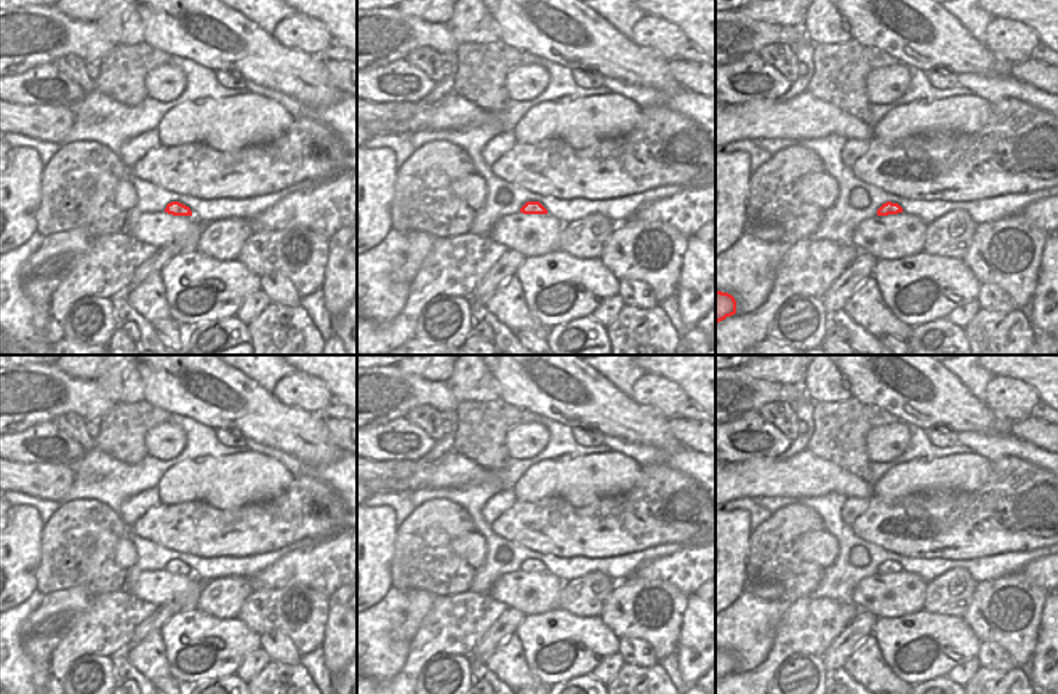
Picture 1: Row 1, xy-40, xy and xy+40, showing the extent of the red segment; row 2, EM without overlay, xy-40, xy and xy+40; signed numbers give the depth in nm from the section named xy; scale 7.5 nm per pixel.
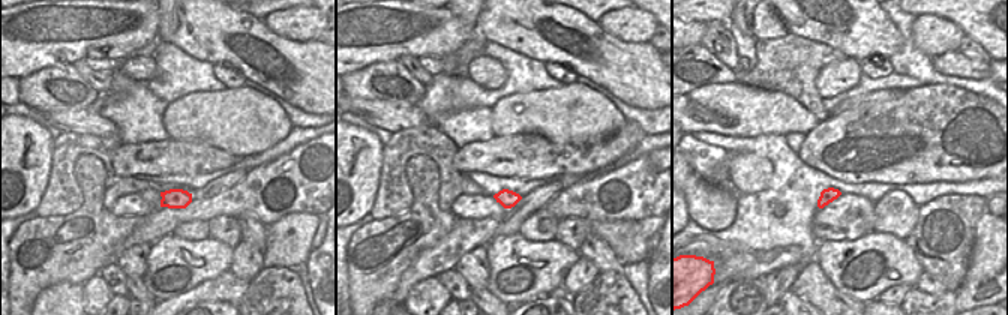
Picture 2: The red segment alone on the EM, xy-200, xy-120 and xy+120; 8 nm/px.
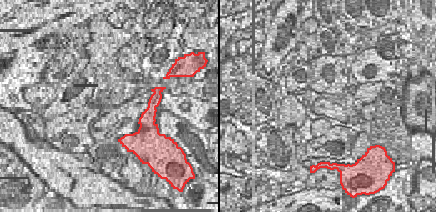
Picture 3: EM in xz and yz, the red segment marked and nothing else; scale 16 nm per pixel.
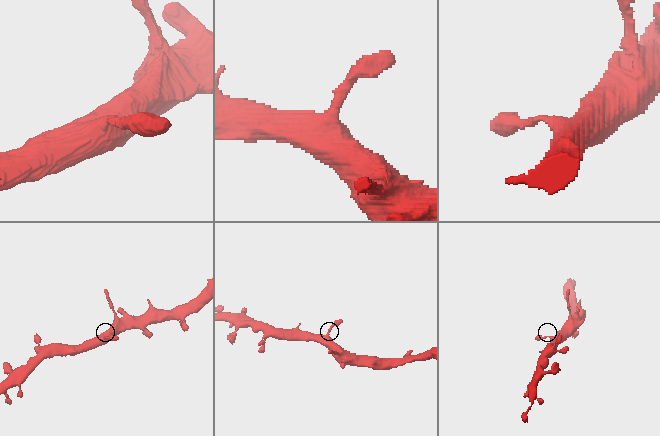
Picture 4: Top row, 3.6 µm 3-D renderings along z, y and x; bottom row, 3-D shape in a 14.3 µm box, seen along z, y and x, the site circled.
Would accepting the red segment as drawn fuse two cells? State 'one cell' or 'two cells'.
one cell

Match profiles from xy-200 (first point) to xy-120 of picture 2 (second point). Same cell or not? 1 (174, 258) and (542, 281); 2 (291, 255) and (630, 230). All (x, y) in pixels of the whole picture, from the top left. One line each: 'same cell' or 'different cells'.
1: same cell
2: same cell

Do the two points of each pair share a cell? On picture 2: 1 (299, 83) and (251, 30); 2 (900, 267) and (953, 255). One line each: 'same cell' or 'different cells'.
1: same cell
2: different cells

